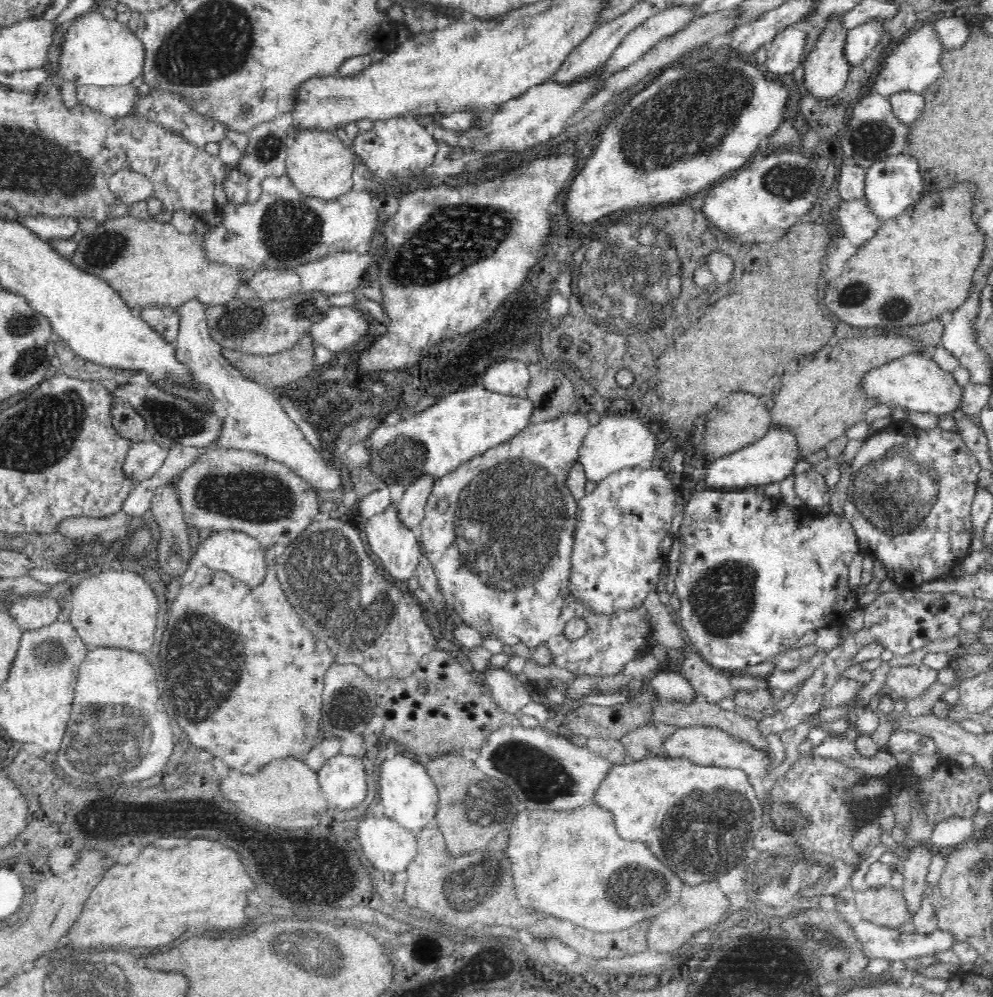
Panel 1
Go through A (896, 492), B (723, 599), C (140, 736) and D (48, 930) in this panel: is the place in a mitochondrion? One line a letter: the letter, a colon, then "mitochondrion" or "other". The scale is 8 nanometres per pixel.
A: mitochondrion
B: mitochondrion
C: mitochondrion
D: other

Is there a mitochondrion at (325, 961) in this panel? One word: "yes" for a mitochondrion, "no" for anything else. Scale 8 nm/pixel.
yes

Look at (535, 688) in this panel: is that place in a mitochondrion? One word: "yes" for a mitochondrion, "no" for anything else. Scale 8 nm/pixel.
no

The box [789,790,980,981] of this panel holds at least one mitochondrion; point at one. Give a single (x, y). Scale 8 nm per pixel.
(834, 942)

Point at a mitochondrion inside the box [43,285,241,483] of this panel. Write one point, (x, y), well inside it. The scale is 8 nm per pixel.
(170, 421)

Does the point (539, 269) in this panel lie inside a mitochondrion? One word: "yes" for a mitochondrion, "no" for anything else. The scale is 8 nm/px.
no

